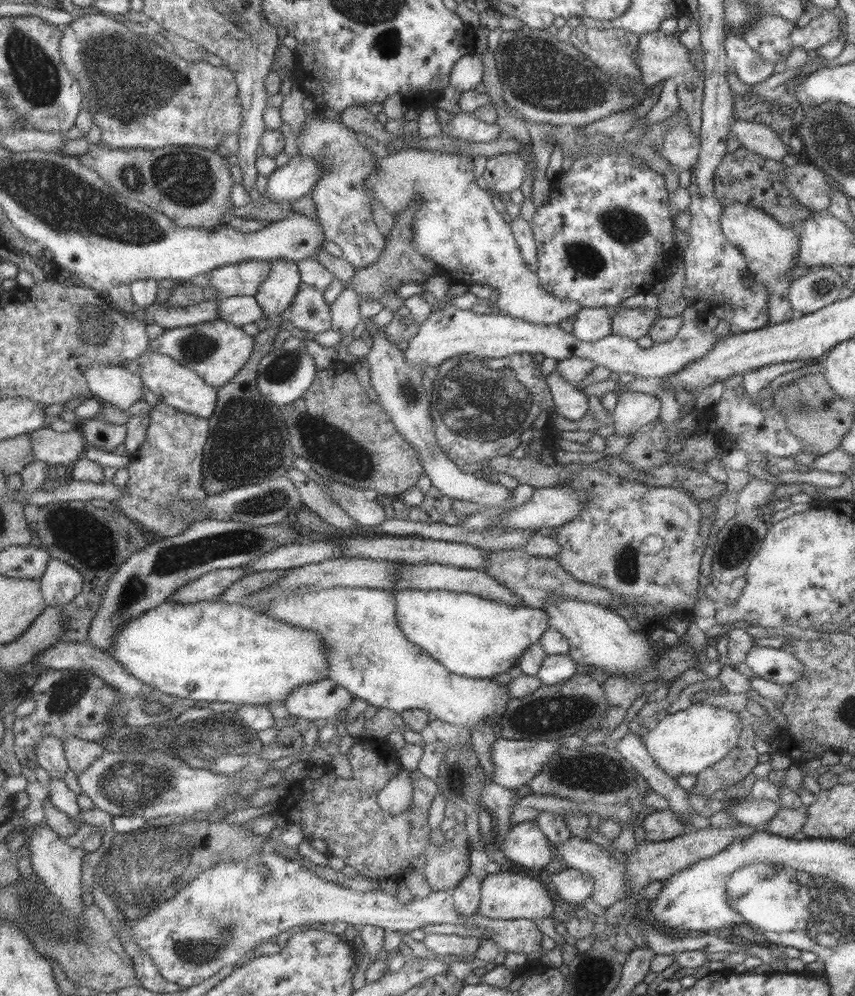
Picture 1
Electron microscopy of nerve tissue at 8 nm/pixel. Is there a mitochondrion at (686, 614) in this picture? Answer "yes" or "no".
no

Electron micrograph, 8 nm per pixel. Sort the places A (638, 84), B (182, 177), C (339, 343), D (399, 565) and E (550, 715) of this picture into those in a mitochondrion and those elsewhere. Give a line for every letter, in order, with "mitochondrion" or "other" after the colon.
A: mitochondrion
B: mitochondrion
C: other
D: other
E: mitochondrion

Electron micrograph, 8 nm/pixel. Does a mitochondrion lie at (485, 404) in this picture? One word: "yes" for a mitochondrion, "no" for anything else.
yes

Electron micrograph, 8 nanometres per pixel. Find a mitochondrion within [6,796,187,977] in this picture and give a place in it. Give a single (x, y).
(34, 910)

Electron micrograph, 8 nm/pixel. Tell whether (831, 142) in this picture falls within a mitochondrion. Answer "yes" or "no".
yes

